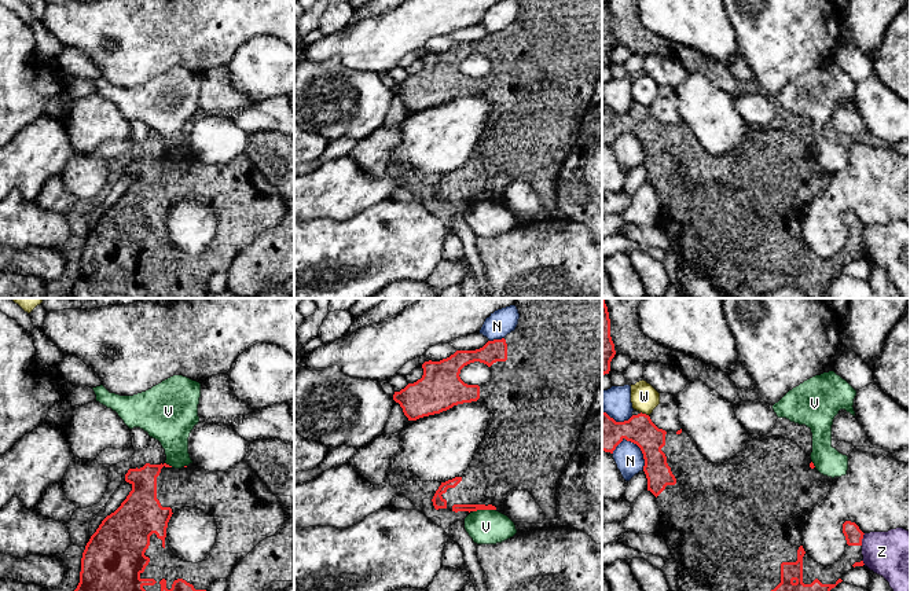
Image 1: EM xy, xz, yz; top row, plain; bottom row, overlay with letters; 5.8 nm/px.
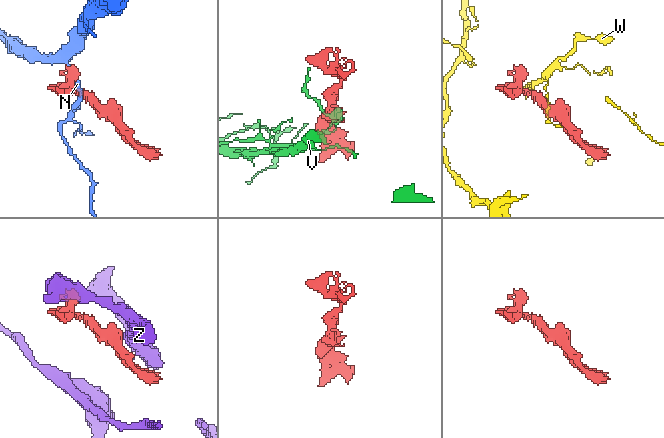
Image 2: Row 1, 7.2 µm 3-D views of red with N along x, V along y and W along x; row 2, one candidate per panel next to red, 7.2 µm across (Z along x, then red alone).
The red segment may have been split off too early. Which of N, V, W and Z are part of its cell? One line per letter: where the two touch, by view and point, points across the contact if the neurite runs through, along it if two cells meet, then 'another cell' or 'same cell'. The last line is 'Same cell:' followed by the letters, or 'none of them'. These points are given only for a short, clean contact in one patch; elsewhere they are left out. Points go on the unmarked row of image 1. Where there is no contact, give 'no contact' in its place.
N: contact yz (642, 145); another cell
V: contact xz (484, 201); border xz (495, 201), (477, 201), (473, 204); another cell
W: contact yz (645, 106); border yz (641, 103), (648, 107); another cell
Z: contact yz (862, 230); border yz (865, 226), (861, 237); another cell
Same cell: none of them

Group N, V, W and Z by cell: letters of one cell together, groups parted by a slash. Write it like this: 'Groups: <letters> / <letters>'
Groups: N / V / W / Z

